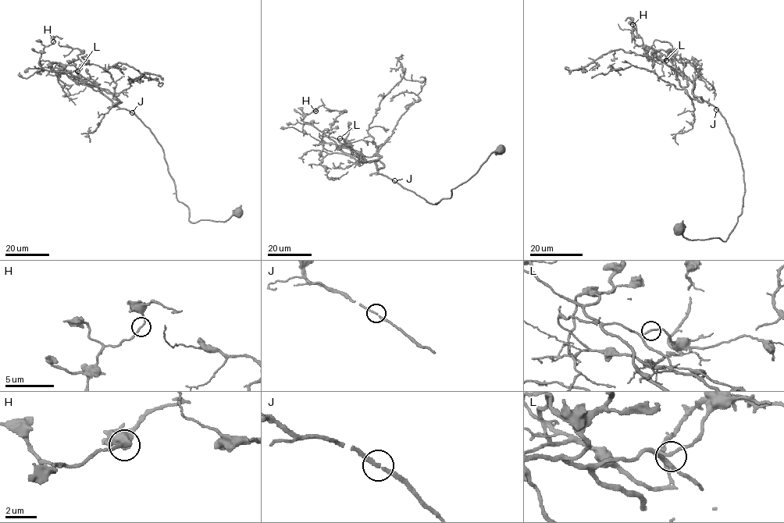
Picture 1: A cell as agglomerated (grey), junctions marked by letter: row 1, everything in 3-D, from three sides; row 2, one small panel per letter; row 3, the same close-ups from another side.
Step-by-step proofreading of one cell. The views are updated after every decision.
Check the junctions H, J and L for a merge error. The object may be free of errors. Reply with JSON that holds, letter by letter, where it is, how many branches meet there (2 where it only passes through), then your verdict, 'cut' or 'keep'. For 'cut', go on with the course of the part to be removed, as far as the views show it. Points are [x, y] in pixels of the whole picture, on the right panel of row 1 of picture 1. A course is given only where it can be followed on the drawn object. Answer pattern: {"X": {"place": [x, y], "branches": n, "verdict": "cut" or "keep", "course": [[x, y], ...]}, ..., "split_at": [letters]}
{"H": {"place": [632, 24], "branches": 2, "verdict": "keep"}, "J": {"place": [716, 109], "branches": 2, "verdict": "keep"}, "L": {"place": [666, 60], "branches": 2, "verdict": "keep"}, "split_at": []}

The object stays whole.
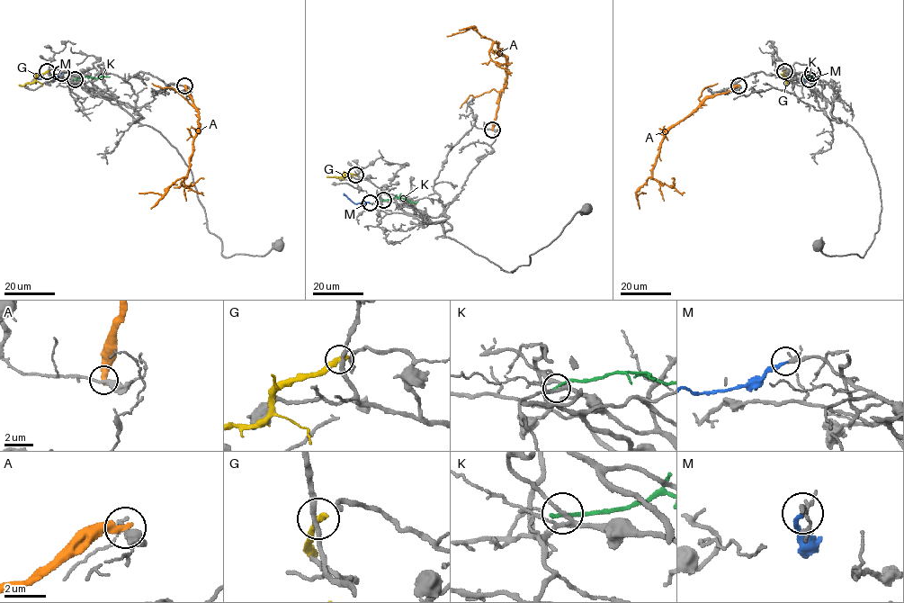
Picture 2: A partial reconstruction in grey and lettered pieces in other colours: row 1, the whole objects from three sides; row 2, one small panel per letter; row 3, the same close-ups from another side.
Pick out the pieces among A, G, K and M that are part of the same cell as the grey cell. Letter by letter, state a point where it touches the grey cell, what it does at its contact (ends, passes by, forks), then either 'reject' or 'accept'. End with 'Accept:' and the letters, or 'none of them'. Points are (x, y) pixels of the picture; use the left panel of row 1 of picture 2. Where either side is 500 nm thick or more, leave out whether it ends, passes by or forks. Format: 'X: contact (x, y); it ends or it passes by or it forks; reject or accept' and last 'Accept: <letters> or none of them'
A: contact (184, 85); it ends; reject
G: contact (47, 71); it ends; reject
K: contact (75, 79); it ends; reject
M: contact (61, 73); it ends; accept
Accept: M

